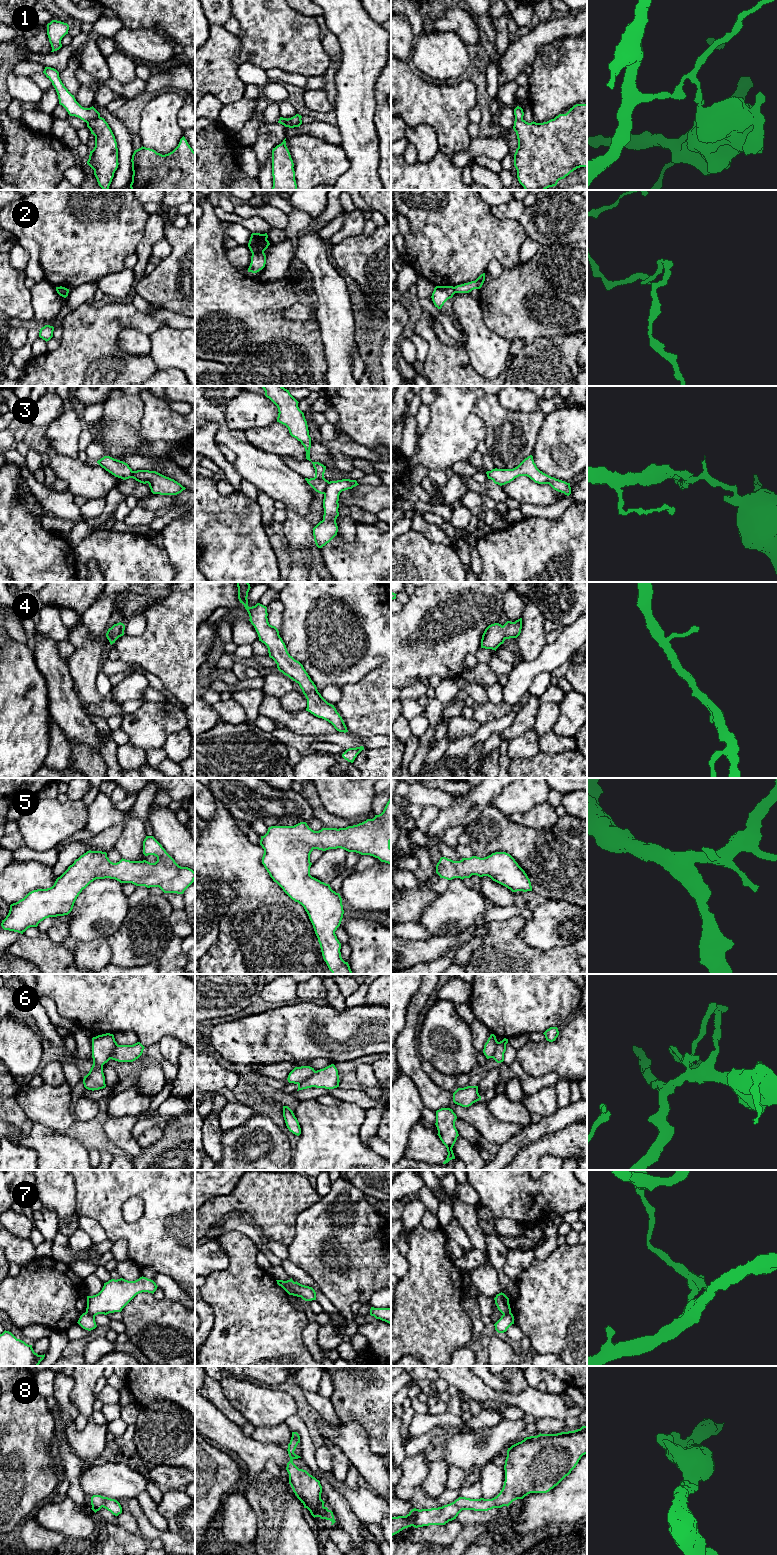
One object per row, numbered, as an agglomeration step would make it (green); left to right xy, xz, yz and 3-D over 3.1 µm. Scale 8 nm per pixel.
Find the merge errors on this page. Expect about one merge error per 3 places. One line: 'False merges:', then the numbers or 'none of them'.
False merges: 1, 2, 3, 6, 7

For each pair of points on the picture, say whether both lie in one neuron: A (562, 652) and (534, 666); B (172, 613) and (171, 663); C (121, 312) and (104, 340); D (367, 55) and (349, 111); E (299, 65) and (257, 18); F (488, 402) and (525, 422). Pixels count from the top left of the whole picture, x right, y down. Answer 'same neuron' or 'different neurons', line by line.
A: same neuron
B: same neuron
C: same neuron
D: same neuron
E: same neuron
F: same neuron

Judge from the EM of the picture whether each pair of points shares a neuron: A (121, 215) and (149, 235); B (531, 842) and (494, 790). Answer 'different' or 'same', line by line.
A: different
B: different

